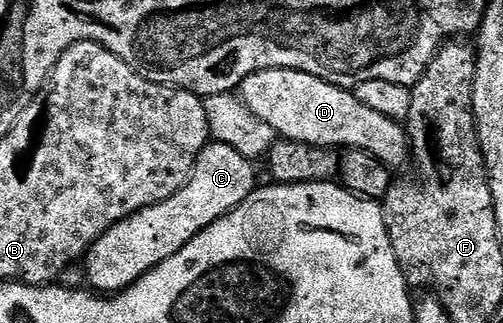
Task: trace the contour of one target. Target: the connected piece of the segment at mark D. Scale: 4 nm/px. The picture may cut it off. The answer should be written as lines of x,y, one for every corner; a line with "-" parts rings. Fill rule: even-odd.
263,70
244,79
238,88
238,97
246,109
258,116
258,120
270,124
281,139
325,148
340,146
364,150
393,172
399,171
399,166
409,165
407,129
401,123
382,116
382,112
366,108
351,89
331,86
306,72

